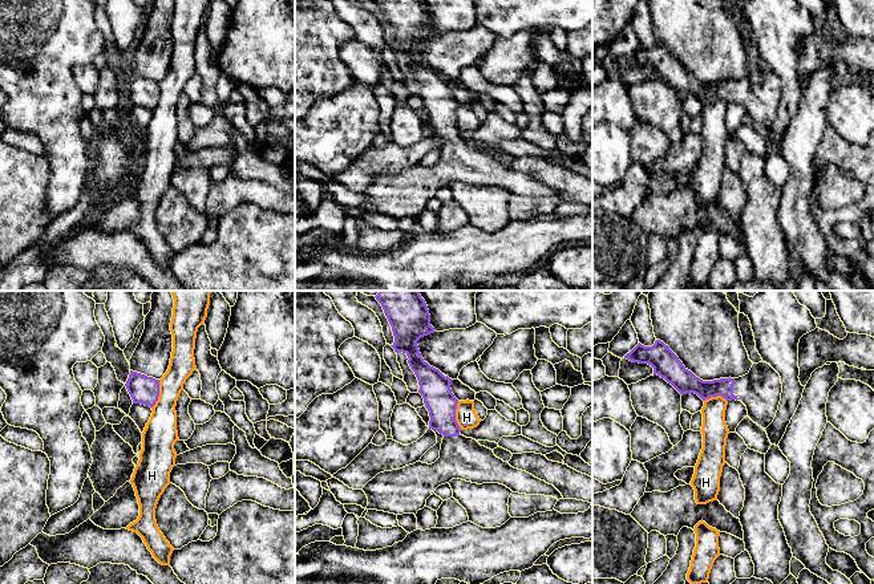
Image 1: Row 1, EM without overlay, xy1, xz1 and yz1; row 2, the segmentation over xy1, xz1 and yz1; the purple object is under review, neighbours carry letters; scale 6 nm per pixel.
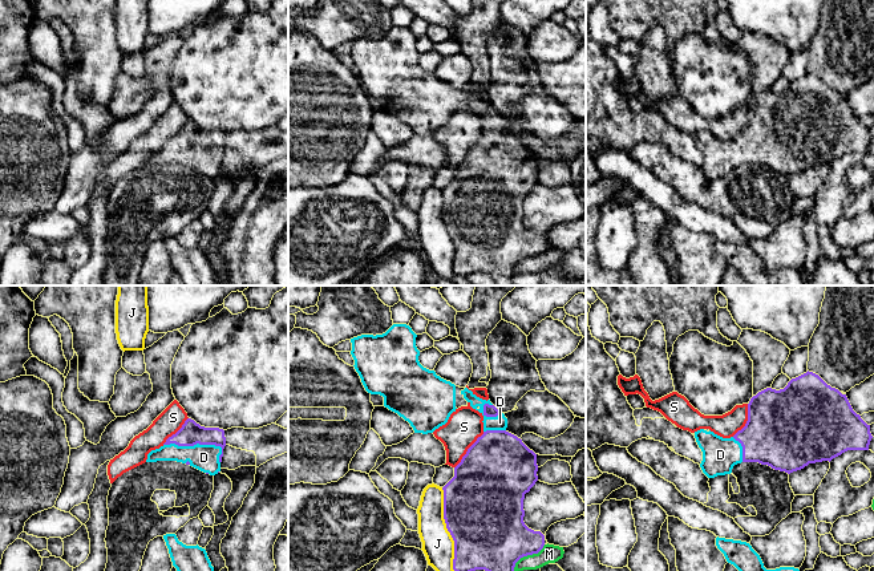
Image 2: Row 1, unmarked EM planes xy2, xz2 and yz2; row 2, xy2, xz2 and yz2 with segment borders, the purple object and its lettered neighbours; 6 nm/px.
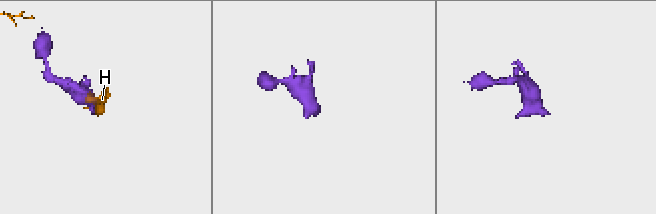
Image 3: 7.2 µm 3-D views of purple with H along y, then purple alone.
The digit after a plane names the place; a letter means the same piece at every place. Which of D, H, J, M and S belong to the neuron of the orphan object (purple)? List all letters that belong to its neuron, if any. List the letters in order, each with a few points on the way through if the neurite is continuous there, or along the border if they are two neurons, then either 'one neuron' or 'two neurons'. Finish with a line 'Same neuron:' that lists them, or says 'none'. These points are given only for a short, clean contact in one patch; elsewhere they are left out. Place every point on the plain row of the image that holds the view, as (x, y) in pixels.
D: one neuron
H: border along xz1 (457, 104), (456, 125), (461, 132); two neurons
J: two neurons
M: border along xz2 (545, 247), (537, 255), (524, 258), (516, 266), (513, 274); two neurons
S: two neurons
Same neuron: D

